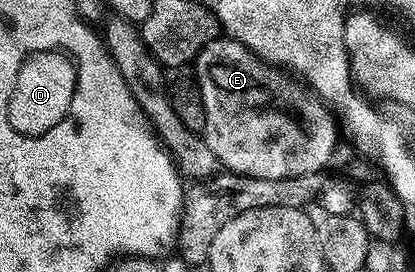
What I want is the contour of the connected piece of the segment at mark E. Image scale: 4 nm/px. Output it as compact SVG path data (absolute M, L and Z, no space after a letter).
M229 38L211 40L198 51L193 68L198 75L196 87L204 106L204 139L227 173L273 180L292 178L296 174L321 173L322 167L333 158L334 147L340 141L335 113L305 87L273 76L270 73L273 71L240 42Z

